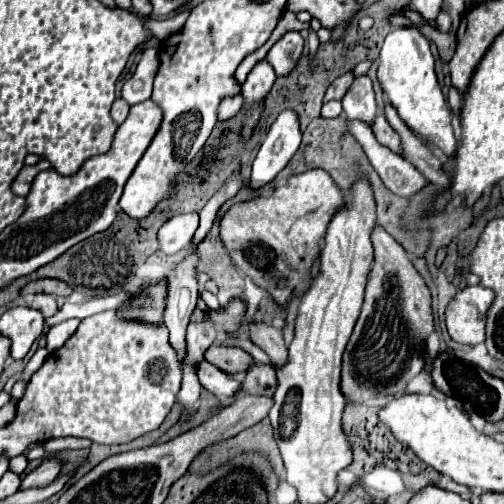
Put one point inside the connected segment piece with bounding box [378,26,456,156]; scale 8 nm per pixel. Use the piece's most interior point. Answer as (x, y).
(406, 69)

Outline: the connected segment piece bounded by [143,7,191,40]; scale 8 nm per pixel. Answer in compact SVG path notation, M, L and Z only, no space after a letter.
M186 7L184 10L178 11L172 17L167 17L163 20L157 20L148 16L143 19L143 24L150 29L156 37L165 40L184 26L190 12L191 9Z

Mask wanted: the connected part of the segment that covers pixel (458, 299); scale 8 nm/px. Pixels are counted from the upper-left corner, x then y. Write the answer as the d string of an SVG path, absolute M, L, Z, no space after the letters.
M482 286L458 288L446 308L446 328L450 338L470 346L484 342L484 318L492 298L492 290Z

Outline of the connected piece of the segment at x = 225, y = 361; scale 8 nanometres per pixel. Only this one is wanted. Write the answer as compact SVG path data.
M212 344L204 358L210 364L218 366L220 370L224 370L228 374L246 372L254 364L252 356L246 350L242 350L242 348L226 348L226 346L218 346L218 344Z

